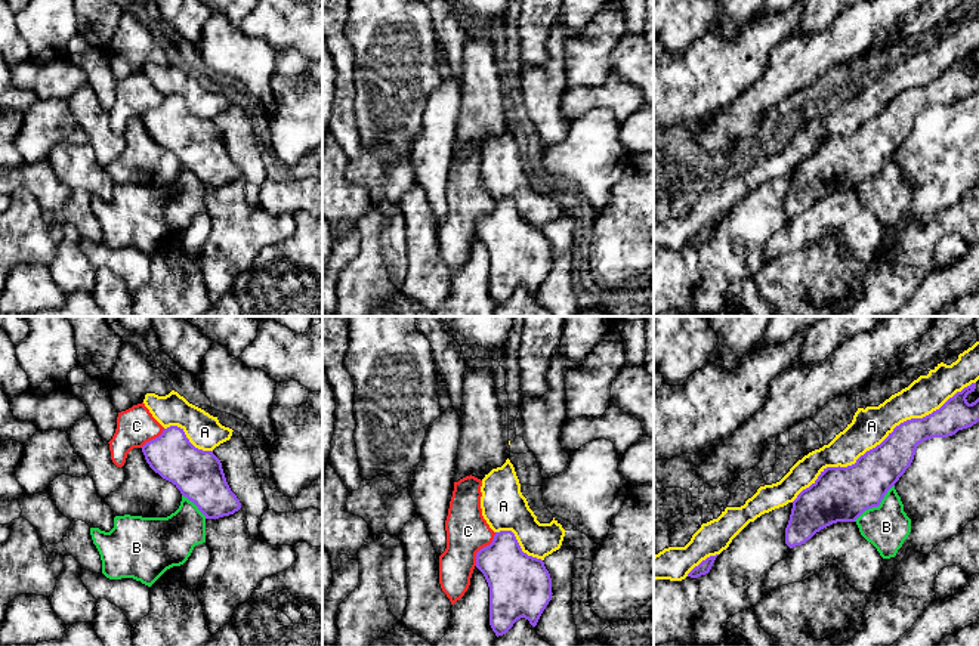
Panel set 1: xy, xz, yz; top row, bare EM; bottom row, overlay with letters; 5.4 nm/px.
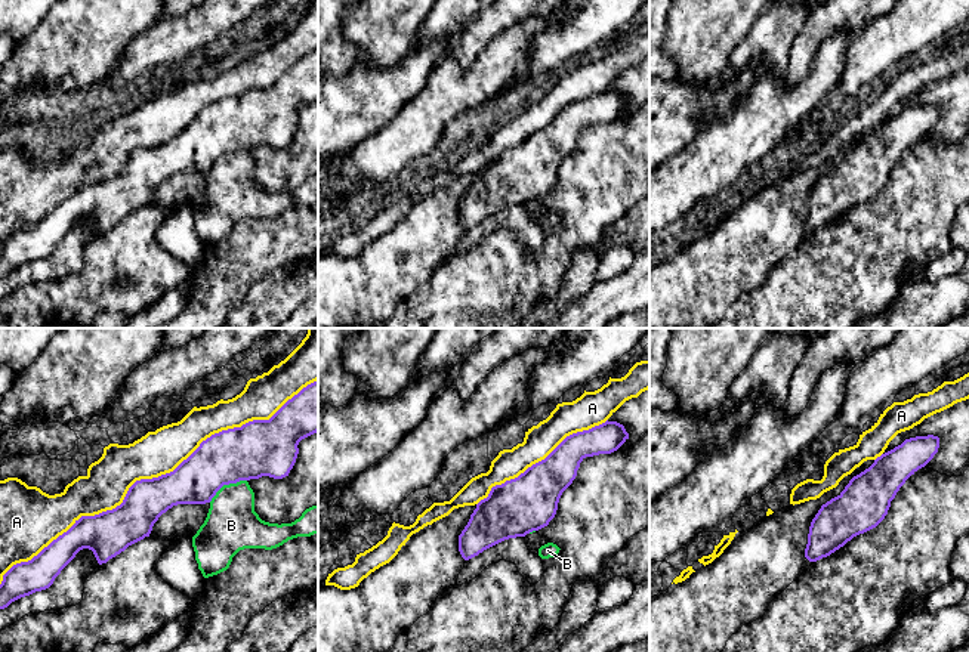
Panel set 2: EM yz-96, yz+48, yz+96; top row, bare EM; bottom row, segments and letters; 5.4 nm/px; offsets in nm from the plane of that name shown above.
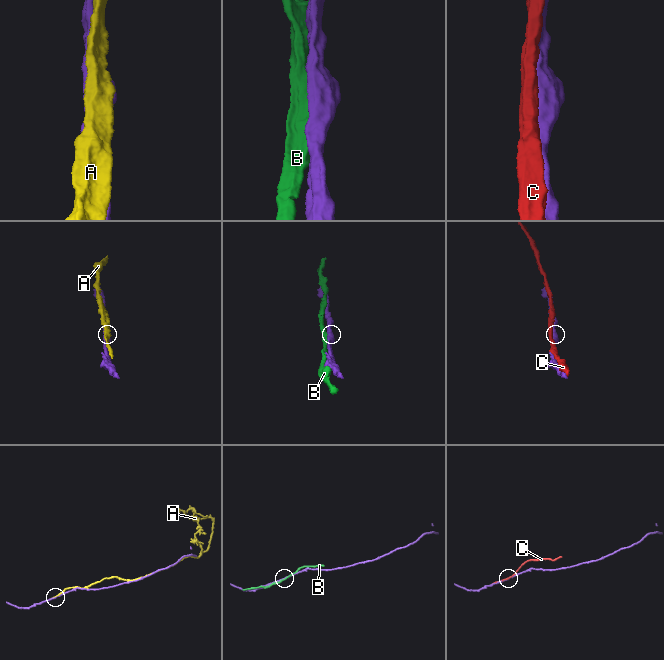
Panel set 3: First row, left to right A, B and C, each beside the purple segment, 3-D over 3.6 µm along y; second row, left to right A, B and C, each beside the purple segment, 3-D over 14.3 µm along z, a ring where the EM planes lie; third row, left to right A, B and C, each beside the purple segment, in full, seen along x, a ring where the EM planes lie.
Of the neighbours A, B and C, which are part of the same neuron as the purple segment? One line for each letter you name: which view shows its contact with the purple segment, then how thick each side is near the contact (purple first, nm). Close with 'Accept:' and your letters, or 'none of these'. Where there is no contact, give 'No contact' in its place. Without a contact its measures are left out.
Accept: none of these

